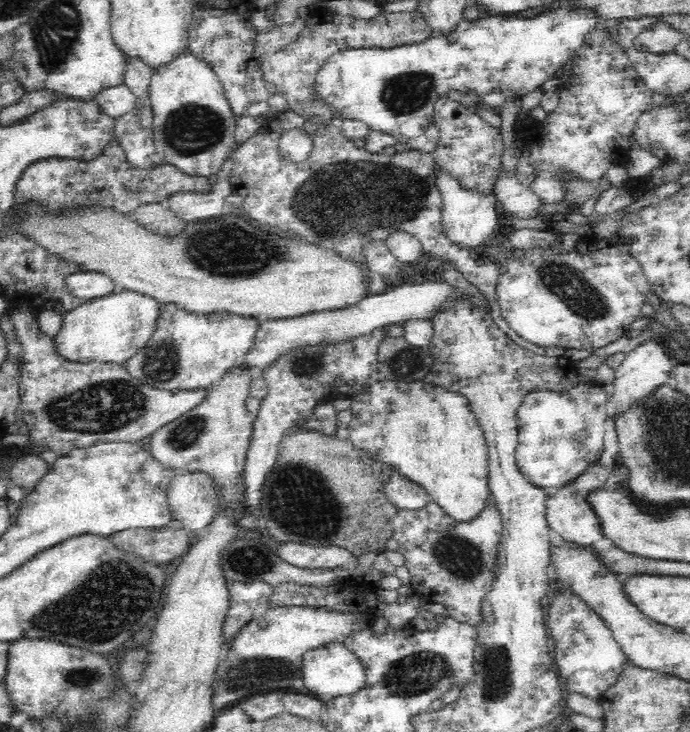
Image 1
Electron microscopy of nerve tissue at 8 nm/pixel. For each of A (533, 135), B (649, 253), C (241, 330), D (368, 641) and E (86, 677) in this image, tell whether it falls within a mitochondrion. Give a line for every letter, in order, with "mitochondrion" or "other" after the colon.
A: other
B: other
C: other
D: other
E: mitochondrion

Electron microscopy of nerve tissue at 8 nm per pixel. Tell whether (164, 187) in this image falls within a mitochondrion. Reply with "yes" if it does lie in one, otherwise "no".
no

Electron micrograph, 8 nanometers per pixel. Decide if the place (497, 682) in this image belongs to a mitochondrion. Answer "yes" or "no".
yes

